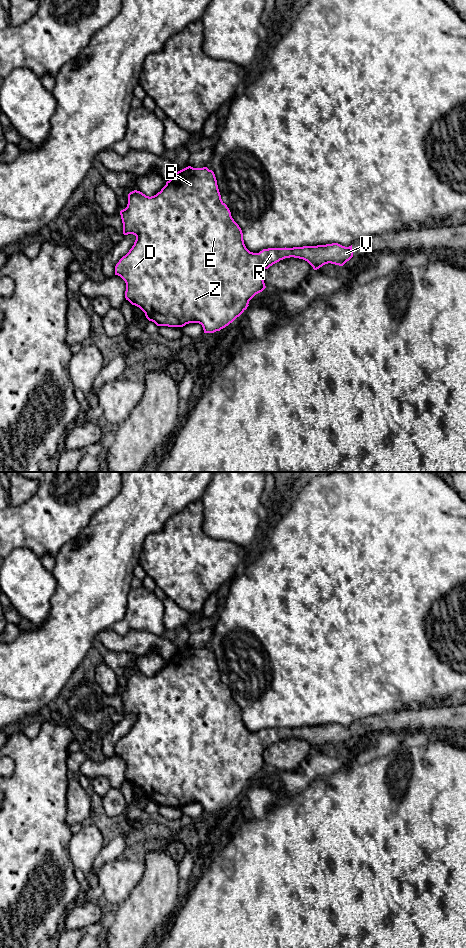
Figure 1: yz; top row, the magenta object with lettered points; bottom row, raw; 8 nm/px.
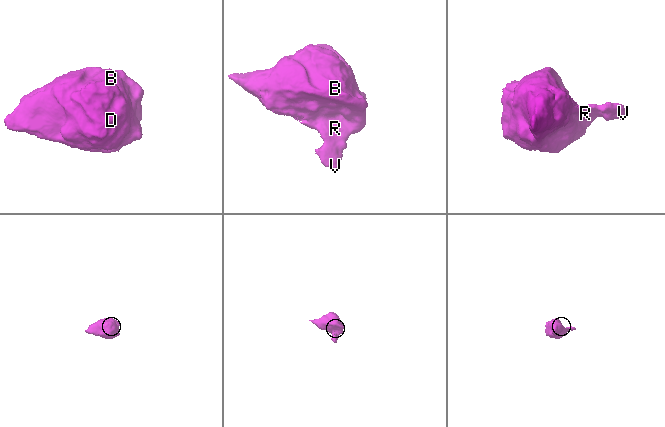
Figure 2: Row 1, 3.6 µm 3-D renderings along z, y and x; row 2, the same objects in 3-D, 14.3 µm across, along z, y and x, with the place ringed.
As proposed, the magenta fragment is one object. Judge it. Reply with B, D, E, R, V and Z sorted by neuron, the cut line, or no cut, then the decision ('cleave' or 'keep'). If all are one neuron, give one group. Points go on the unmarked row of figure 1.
B D E R V Z | no cut | keep

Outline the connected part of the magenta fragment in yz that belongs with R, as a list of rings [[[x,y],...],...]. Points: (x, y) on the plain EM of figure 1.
[[[188,646],[176,652],[172,658],[166,662],[166,665],[161,669],[161,671],[151,677],[146,676],[137,670],[130,672],[128,674],[127,687],[120,691],[120,695],[123,703],[123,714],[133,714],[136,716],[136,720],[129,732],[116,744],[115,755],[120,756],[126,763],[126,780],[128,780],[132,785],[139,787],[145,793],[146,798],[149,801],[154,802],[157,806],[183,807],[189,803],[199,803],[202,805],[204,813],[220,811],[239,797],[249,786],[249,781],[256,774],[262,772],[266,768],[263,760],[263,752],[265,749],[268,749],[280,740],[290,737],[303,739],[307,741],[314,750],[317,750],[328,743],[343,746],[353,737],[352,725],[345,727],[338,723],[293,728],[268,728],[263,729],[259,733],[250,732],[244,724],[241,708],[234,701],[229,688],[221,679],[214,652],[209,650],[207,647],[193,648]]]

